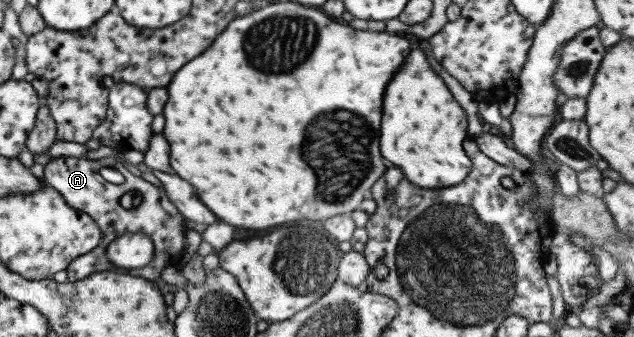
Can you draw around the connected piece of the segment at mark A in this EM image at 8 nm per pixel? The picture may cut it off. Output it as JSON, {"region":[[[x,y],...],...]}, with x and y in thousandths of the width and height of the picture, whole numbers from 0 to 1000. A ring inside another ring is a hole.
{"region":[[[95,463],[80,472],[77,484],[68,490],[68,534],[73,546],[87,558],[103,593],[107,611],[117,623],[137,635],[153,665],[158,680],[158,718],[136,754],[128,754],[123,766],[117,766],[103,795],[106,831],[120,837],[128,825],[136,825],[140,813],[158,804],[192,807],[192,813],[215,813],[224,819],[230,831],[243,831],[249,819],[249,807],[260,789],[273,789],[278,795],[281,772],[284,772],[284,742],[287,736],[287,700],[293,680],[287,674],[289,641],[278,623],[278,614],[265,593],[260,564],[256,555],[246,555],[224,525],[208,519],[197,496],[189,487],[189,516],[196,525],[191,546],[175,546],[155,513],[162,493],[177,499],[183,487],[185,472],[178,466],[164,466],[159,472],[142,475],[139,469],[123,472],[117,466]],[[196,570],[218,570],[221,576],[221,599],[216,611],[205,620],[194,617],[186,602],[189,582]],[[202,688],[215,688],[229,694],[243,733],[243,748],[237,777],[221,795],[197,798],[177,783],[169,769],[167,733],[183,712],[188,700]]]}

